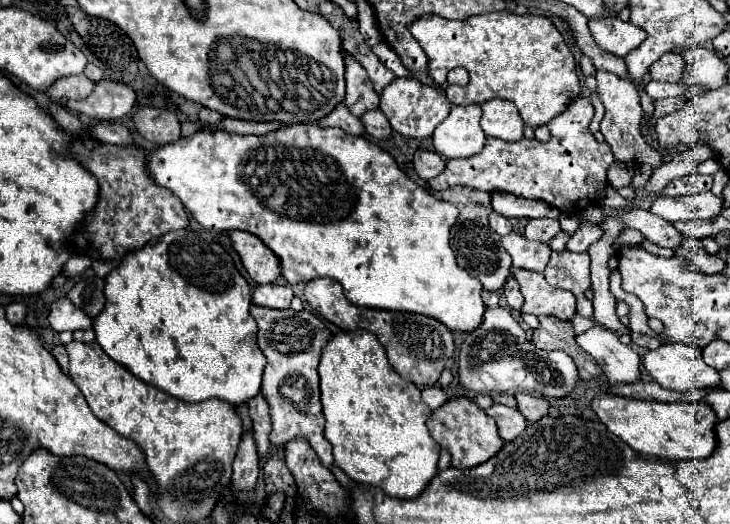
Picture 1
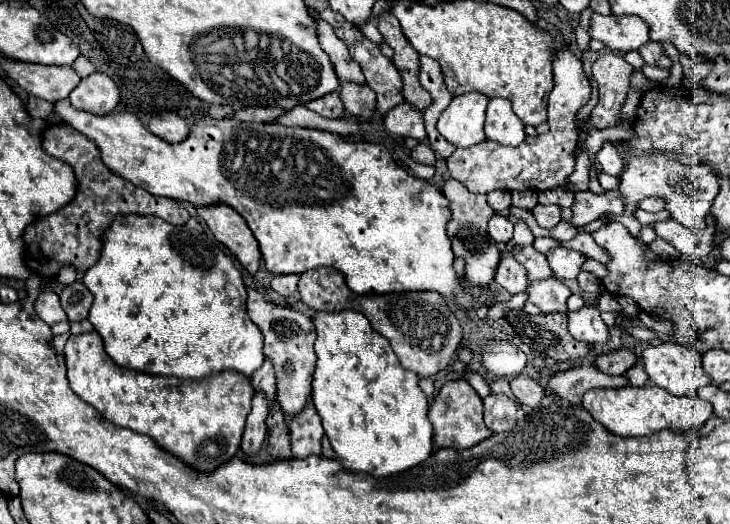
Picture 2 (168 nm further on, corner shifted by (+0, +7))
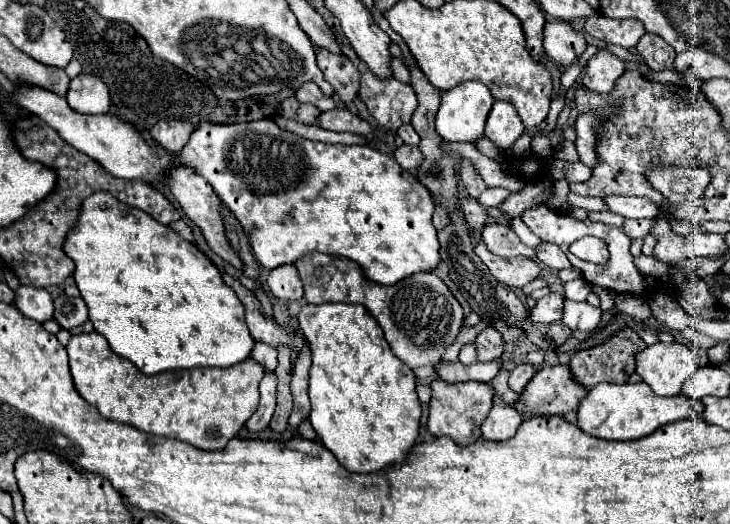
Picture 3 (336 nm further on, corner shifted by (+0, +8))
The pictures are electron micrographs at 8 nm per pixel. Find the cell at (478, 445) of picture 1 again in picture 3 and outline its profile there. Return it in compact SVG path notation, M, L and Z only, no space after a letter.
M441 378L431 382L431 402L429 402L429 432L433 436L449 436L453 438L459 446L467 446L471 442L475 442L481 436L479 426L483 424L483 420L487 418L491 406L493 406L493 398L495 398L495 390L491 384L485 382L459 382L459 384L449 384Z

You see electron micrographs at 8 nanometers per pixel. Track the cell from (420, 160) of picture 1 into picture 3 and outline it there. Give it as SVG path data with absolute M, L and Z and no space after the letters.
M401 146L401 148L395 150L393 156L399 162L399 166L403 170L407 170L407 172L415 172L423 162L423 154L421 154L421 150L417 146L413 146L413 148L411 146Z

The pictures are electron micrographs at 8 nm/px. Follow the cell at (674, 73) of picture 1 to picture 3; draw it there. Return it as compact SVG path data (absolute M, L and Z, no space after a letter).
M647 32L641 36L641 40L637 42L637 52L639 56L645 60L645 64L653 70L671 70L673 68L673 60L675 60L675 52L671 50L671 46L667 46L667 42L659 40L659 36Z

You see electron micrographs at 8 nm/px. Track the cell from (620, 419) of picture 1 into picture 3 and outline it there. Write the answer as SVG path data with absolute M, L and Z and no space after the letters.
M645 382L639 384L595 384L577 406L577 428L601 440L637 440L649 436L663 424L685 418L701 418L703 404L681 396L655 396Z

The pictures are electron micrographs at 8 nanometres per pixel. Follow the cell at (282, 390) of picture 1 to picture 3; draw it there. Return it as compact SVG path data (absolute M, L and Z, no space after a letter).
M223 274L223 282L235 290L237 298L243 302L245 306L245 322L247 322L247 328L251 332L251 336L259 342L265 342L269 346L289 346L291 350L301 350L301 346L307 344L307 340L299 338L297 334L293 332L285 332L273 318L265 316L263 308L261 308L261 302L255 298L255 294L251 290L247 290L237 278L229 276L229 274Z

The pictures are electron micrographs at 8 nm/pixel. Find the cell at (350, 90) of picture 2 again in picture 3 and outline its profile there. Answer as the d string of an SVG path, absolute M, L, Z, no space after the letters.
M315 48L315 54L317 66L321 68L325 80L335 88L343 102L351 102L359 92L359 74L355 70L355 64L349 58L333 54L325 48Z

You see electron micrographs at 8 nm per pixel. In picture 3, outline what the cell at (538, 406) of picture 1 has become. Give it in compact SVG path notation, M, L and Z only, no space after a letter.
M517 364L509 376L509 388L513 392L521 394L523 386L527 386L527 382L533 378L533 374L535 374L535 368L531 364Z

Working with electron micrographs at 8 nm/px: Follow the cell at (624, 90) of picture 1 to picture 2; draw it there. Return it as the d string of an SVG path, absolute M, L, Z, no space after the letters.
M603 53L593 63L593 77L597 81L599 103L591 111L593 127L615 127L621 125L621 109L629 93L629 75L633 67L615 53Z

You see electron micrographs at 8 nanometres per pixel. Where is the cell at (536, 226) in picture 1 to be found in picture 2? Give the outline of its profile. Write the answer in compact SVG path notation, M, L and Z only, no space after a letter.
M535 205L533 207L533 217L537 219L539 227L543 229L553 229L561 221L561 209L557 205Z

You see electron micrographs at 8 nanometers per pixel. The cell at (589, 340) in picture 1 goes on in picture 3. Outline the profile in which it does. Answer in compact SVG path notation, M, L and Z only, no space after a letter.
M565 300L565 312L563 312L563 322L571 330L581 330L589 332L599 324L601 318L601 308L593 308L587 302L571 302Z

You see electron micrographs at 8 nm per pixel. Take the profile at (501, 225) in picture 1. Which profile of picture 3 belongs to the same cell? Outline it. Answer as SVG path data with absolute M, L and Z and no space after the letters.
M491 224L485 226L481 234L481 242L491 250L491 254L501 256L501 258L517 258L517 256L527 256L535 258L535 251L529 246L525 246L517 234L509 228L509 224Z

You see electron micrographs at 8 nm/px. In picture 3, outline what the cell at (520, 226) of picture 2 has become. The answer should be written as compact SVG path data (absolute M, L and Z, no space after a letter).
M483 242L475 244L475 254L483 260L483 264L489 268L489 272L509 288L523 288L527 282L535 280L541 274L541 268L529 260L529 258L515 258L515 260L503 260L495 258L489 250L485 250Z

